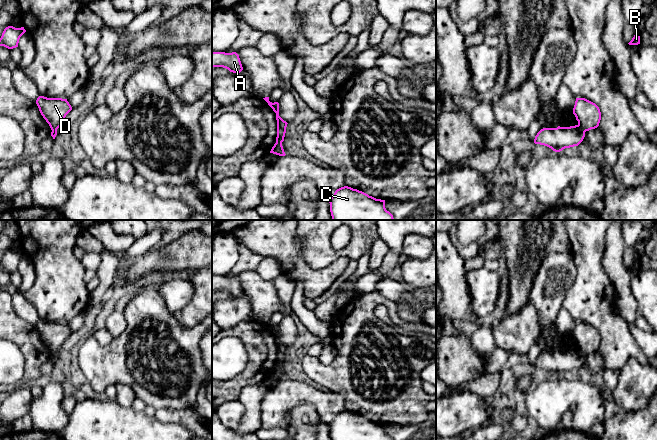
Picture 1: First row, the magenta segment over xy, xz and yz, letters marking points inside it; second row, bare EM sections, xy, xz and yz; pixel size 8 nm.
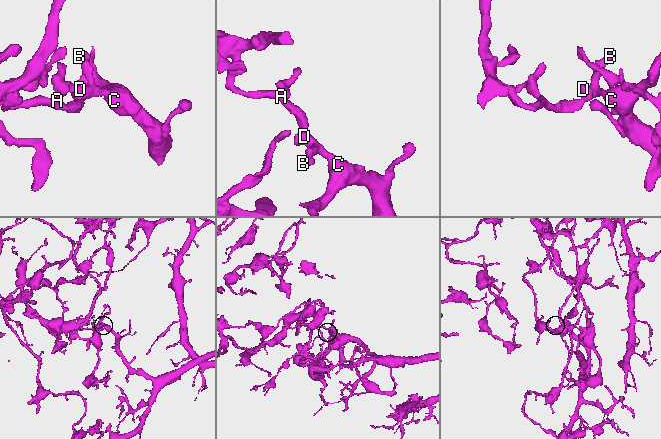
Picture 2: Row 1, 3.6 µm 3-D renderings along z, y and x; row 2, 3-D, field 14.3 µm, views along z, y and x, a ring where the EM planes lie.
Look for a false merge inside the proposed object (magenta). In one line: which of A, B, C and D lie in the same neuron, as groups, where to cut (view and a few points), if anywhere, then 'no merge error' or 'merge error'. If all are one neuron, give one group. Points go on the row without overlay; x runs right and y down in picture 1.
A / B C D; cut in yz along (578, 348), (585, 355); merge error

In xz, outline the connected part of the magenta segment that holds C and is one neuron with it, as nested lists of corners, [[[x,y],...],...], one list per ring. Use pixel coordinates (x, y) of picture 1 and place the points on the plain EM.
[[[348,410],[337,413],[329,427],[331,440],[393,440],[386,434],[385,424]]]

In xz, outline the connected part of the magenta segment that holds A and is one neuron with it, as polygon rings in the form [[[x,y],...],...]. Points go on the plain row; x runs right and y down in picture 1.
[[[212,276],[212,291],[223,291],[233,297],[243,294],[239,279],[236,276]]]

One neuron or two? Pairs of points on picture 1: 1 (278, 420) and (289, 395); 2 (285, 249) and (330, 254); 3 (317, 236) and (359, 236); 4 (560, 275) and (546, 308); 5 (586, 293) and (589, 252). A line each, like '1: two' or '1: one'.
1: one
2: two
3: one
4: one
5: one

